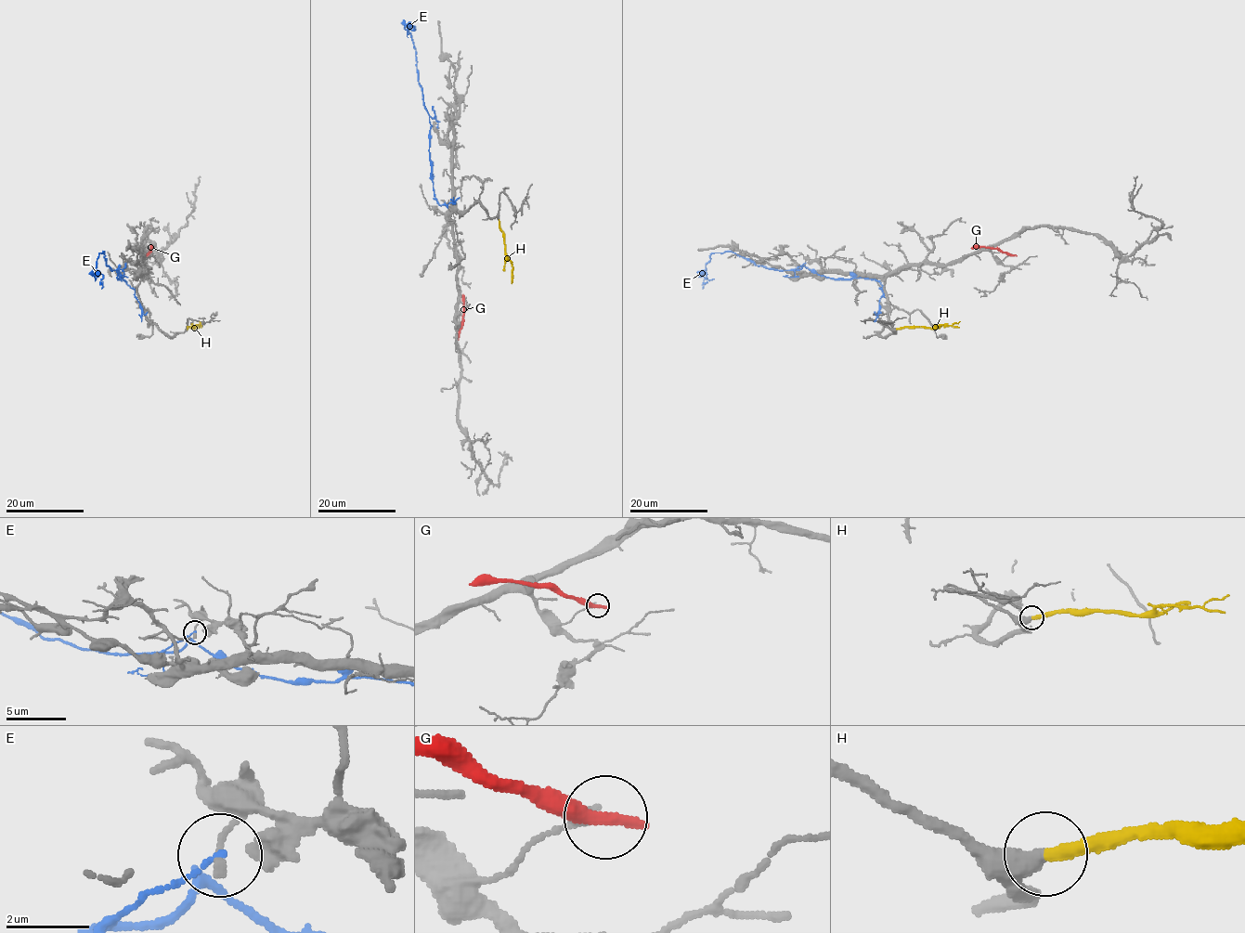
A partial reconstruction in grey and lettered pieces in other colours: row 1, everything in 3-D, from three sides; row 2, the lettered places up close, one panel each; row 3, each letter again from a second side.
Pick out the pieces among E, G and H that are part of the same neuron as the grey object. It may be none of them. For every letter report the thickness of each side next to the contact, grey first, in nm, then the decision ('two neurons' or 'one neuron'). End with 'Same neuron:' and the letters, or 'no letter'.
E: 200/110 nm | two neurons
G: 180/400 nm | two neurons
H: 480/280 nm | one neuron
Same neuron: H

